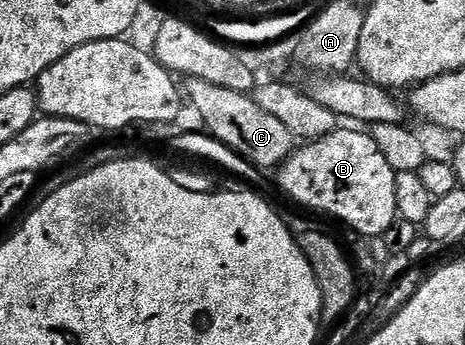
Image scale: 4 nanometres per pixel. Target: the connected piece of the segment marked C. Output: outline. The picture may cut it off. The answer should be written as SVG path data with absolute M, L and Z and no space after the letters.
M189 78L184 84L184 96L189 107L191 104L198 111L203 124L201 127L209 135L258 168L281 169L283 162L296 150L296 138L292 130L288 130L288 126L284 126L273 114L260 110L253 95L224 90L224 86L204 82L204 78Z

